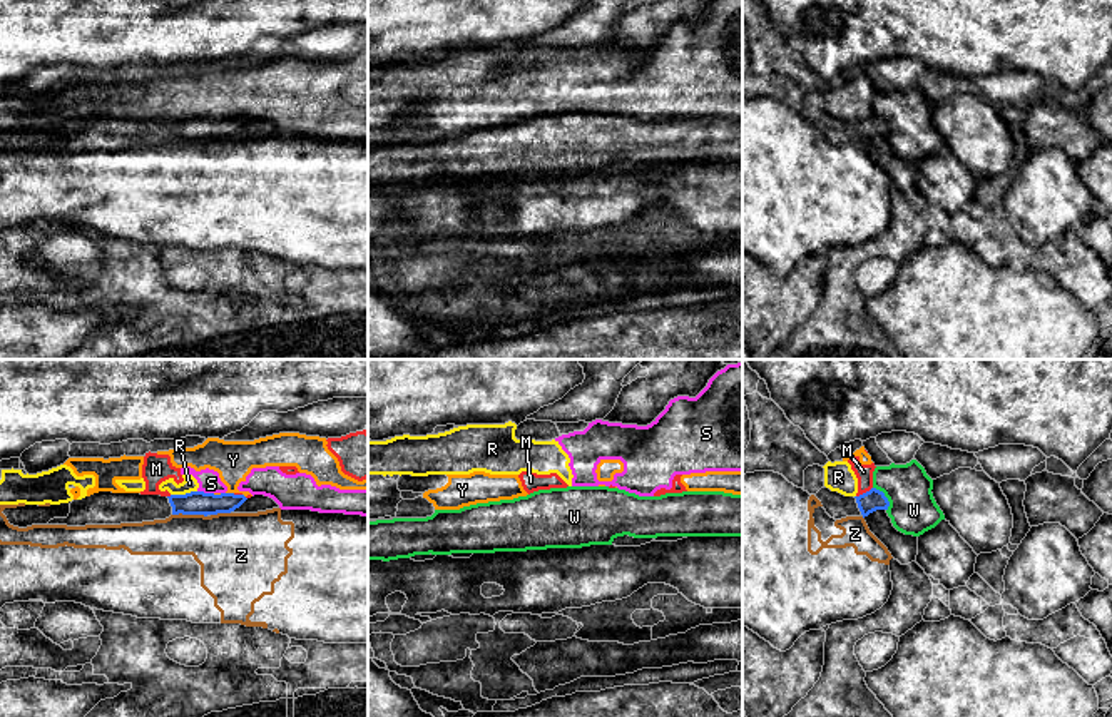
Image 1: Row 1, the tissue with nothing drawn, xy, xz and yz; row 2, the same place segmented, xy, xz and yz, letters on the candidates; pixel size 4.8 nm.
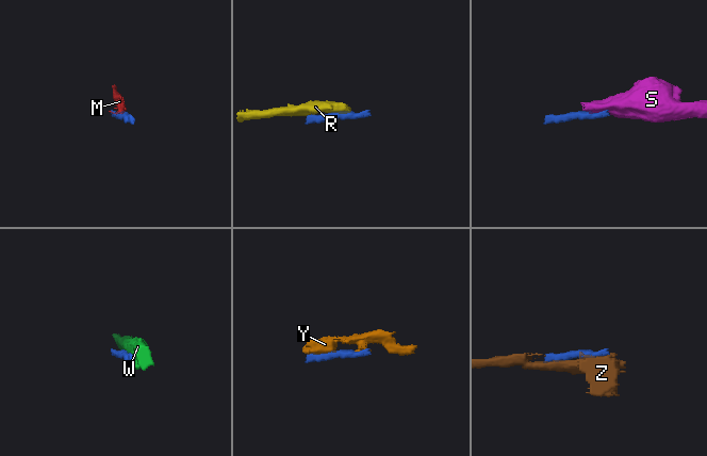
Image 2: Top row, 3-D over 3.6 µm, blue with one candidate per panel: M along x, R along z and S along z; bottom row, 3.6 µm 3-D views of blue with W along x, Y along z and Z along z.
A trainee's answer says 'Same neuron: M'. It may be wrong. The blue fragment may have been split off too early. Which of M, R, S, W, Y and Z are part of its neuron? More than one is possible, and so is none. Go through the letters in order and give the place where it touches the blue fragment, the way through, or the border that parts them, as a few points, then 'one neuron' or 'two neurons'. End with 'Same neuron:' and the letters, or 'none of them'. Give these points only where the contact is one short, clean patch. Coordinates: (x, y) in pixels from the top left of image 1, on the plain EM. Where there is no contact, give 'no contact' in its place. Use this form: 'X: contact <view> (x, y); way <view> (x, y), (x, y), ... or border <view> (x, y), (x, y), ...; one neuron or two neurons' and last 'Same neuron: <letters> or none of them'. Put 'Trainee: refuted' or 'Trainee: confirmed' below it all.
M: contact yz (863, 119); border yz (872, 112), (856, 122); two neurons
R: contact xy (183, 121); border xy (196, 116), (171, 121); two neurons
S: contact xy (206, 119); border xy (198, 116), (213, 119); two neurons
W: contact yz (885, 122); two neurons
Y: contact xy (229, 119); border xy (226, 117), (233, 119); two neurons
Z: contact xy (189, 139); border xy (173, 139), (203, 139), (206, 142); two neurons
Same neuron: none of them
Trainee: refuted

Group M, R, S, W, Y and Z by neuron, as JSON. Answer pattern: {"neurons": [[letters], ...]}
{"neurons": [["M", "R", "S", "Y"], ["W"], ["Z"]]}

